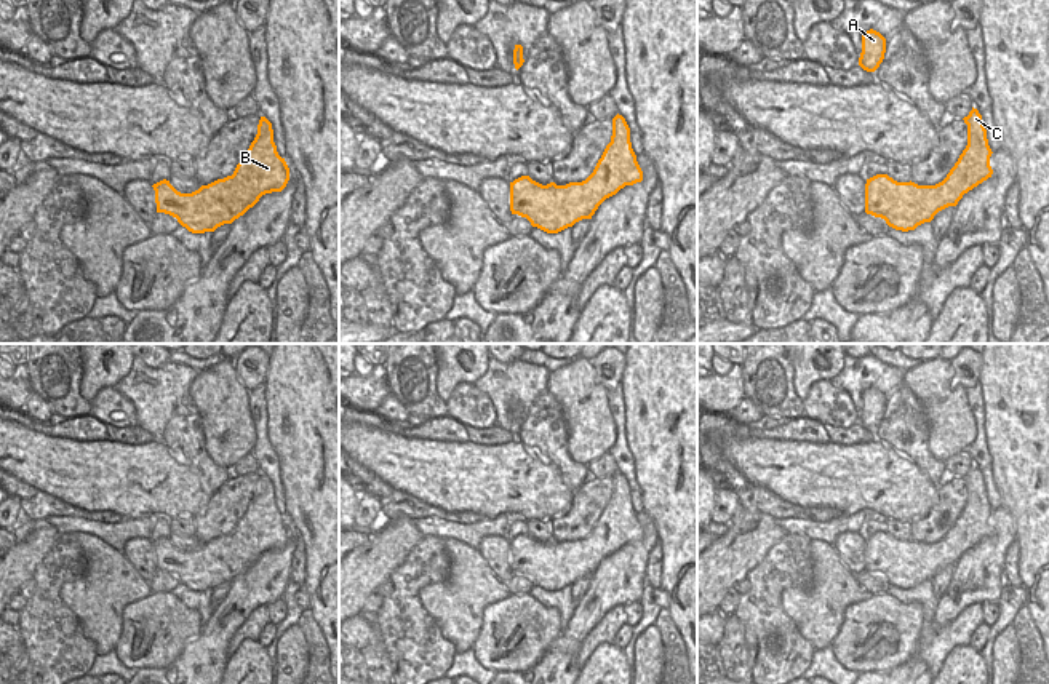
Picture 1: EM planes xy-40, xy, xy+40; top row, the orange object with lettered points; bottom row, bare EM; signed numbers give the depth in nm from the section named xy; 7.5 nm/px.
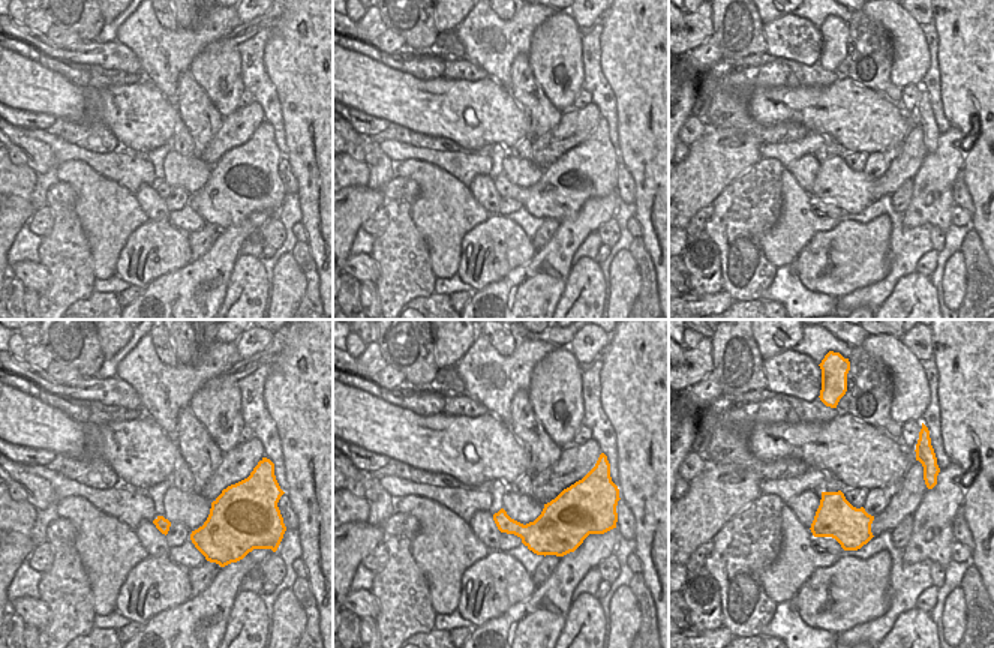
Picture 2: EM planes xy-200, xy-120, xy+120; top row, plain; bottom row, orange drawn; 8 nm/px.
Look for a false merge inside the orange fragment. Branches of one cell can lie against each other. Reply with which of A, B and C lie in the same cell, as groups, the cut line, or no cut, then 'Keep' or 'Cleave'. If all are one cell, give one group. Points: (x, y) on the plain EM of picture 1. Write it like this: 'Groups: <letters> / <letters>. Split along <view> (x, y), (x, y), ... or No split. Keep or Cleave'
Groups: A B C. No split. Keep

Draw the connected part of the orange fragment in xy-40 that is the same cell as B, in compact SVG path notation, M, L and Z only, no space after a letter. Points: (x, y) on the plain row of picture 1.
M261 475L257 492L232 534L201 543L192 551L177 550L170 539L154 542L157 571L165 571L192 591L214 590L232 582L265 551L281 550L289 526L277 510L272 481Z

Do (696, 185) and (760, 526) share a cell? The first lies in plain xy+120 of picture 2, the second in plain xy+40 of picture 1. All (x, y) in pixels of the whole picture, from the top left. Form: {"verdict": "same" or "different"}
{"verdict": "same"}

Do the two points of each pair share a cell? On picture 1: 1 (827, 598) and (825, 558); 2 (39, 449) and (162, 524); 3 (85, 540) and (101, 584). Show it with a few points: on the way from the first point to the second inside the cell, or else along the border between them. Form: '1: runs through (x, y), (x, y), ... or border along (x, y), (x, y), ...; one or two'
1: runs through (827, 588), (827, 568); one
2: border along (147, 515), (159, 513), (170, 518); two
3: runs through (96, 552), (101, 558), (101, 572); one

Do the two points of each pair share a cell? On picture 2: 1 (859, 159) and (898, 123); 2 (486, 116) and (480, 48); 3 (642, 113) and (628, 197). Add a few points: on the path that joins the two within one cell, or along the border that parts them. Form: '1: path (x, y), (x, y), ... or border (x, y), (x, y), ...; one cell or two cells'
1: border (846, 152), (864, 152), (867, 155); two cells
2: border (489, 75), (508, 90); two cells
3: border (621, 161), (634, 183), (634, 203); two cells

